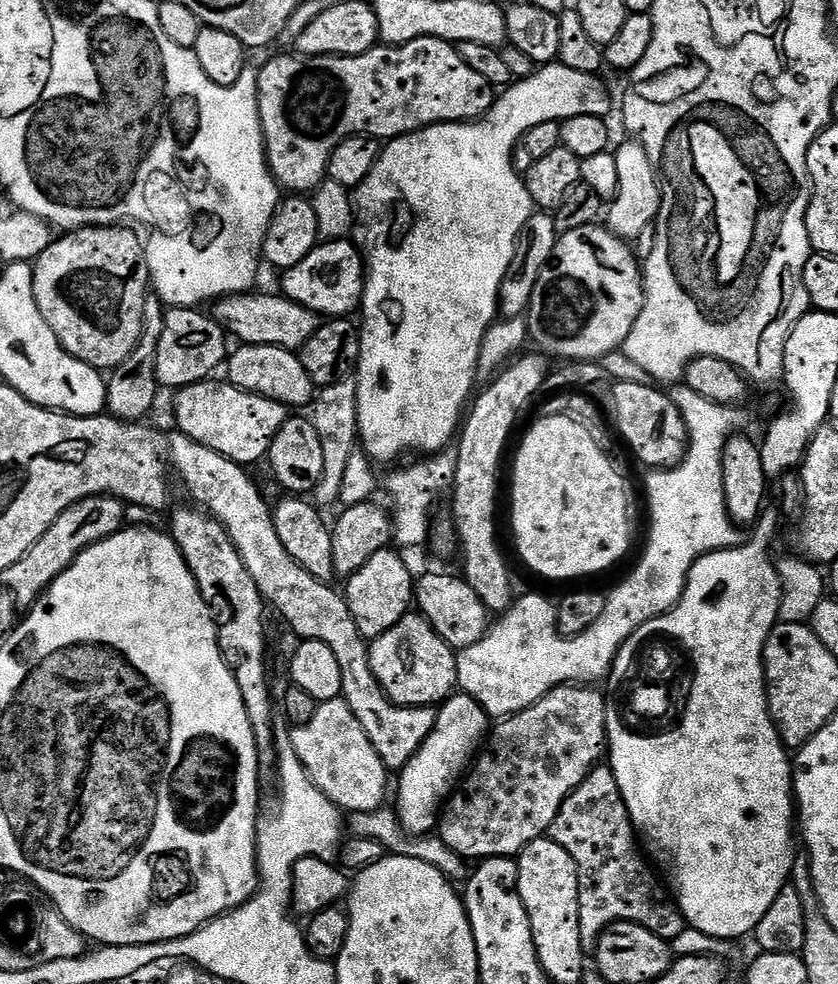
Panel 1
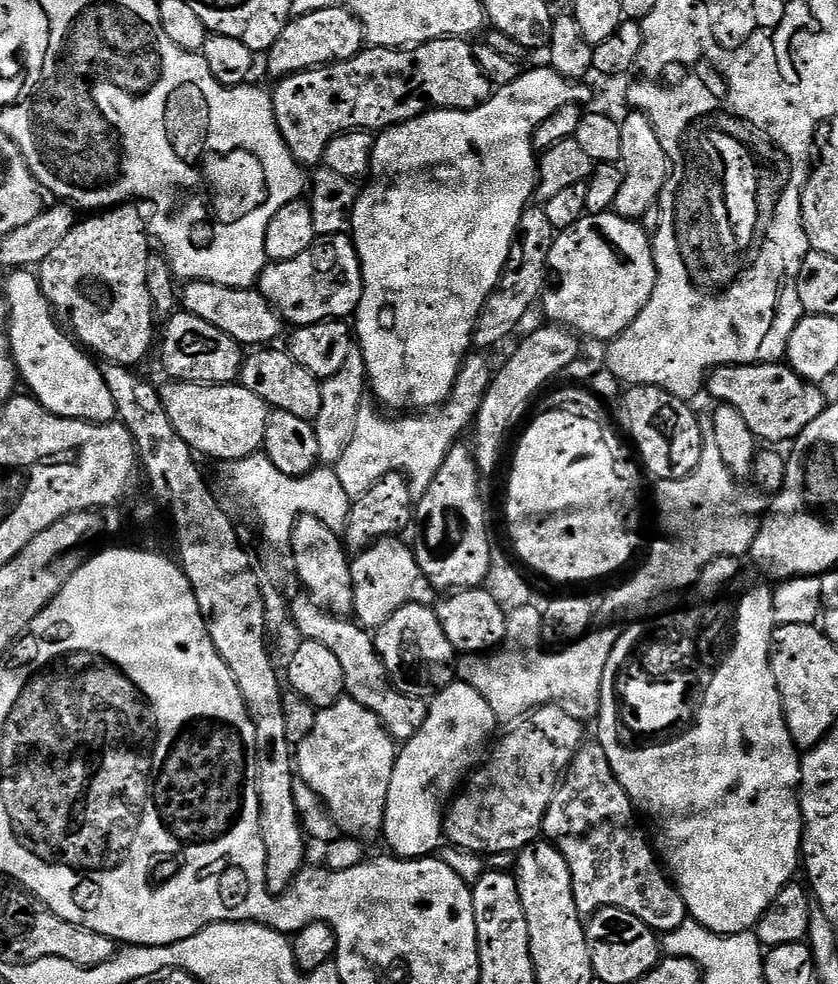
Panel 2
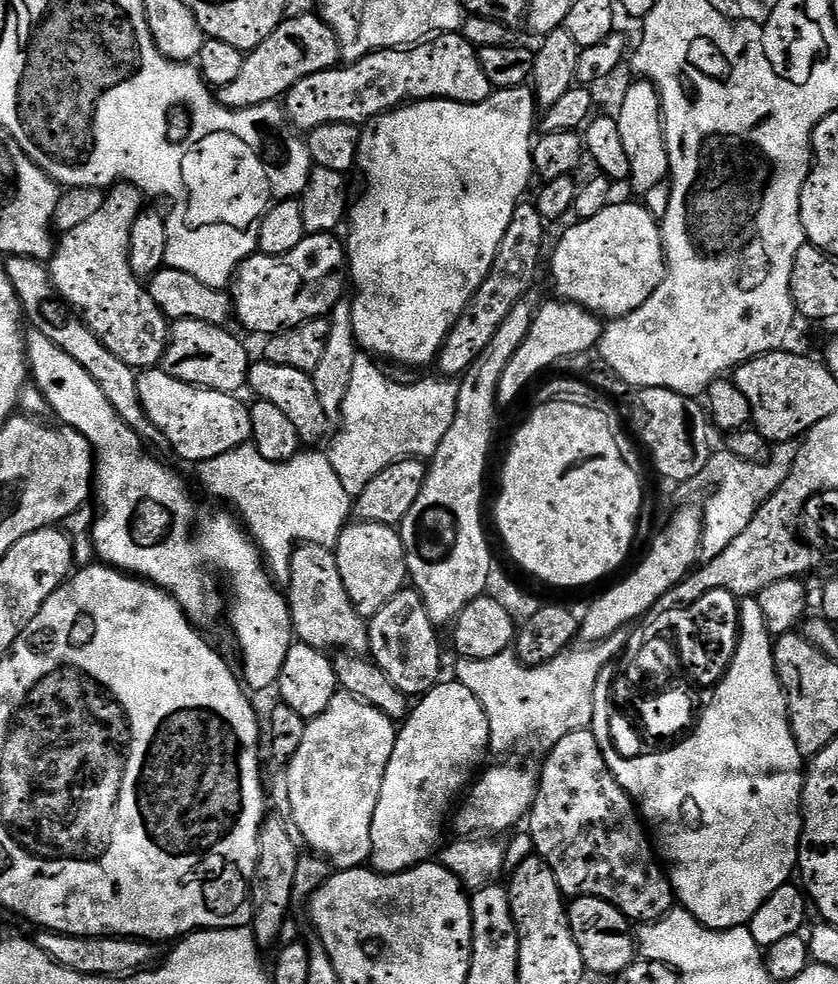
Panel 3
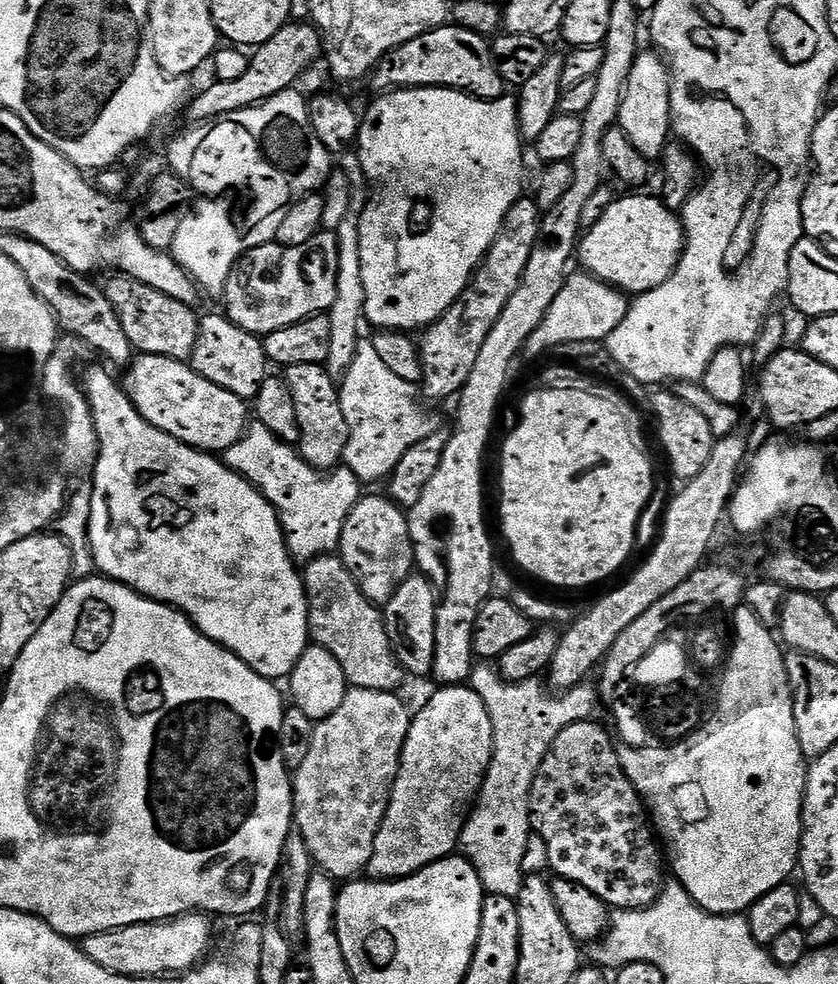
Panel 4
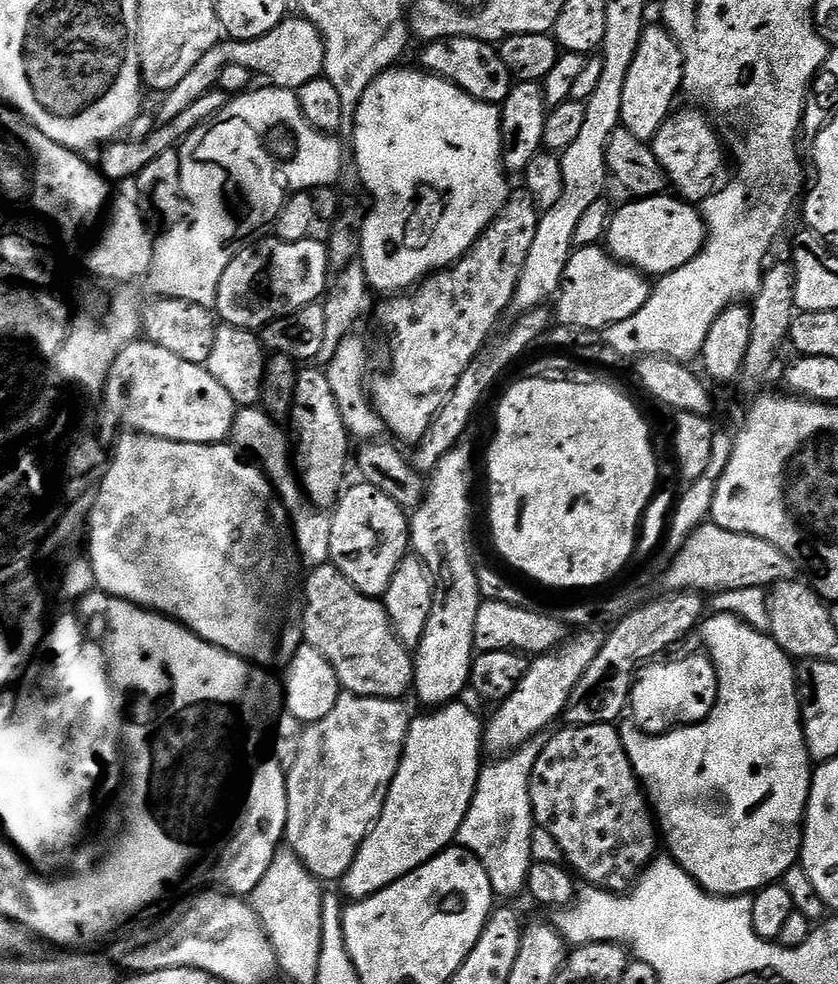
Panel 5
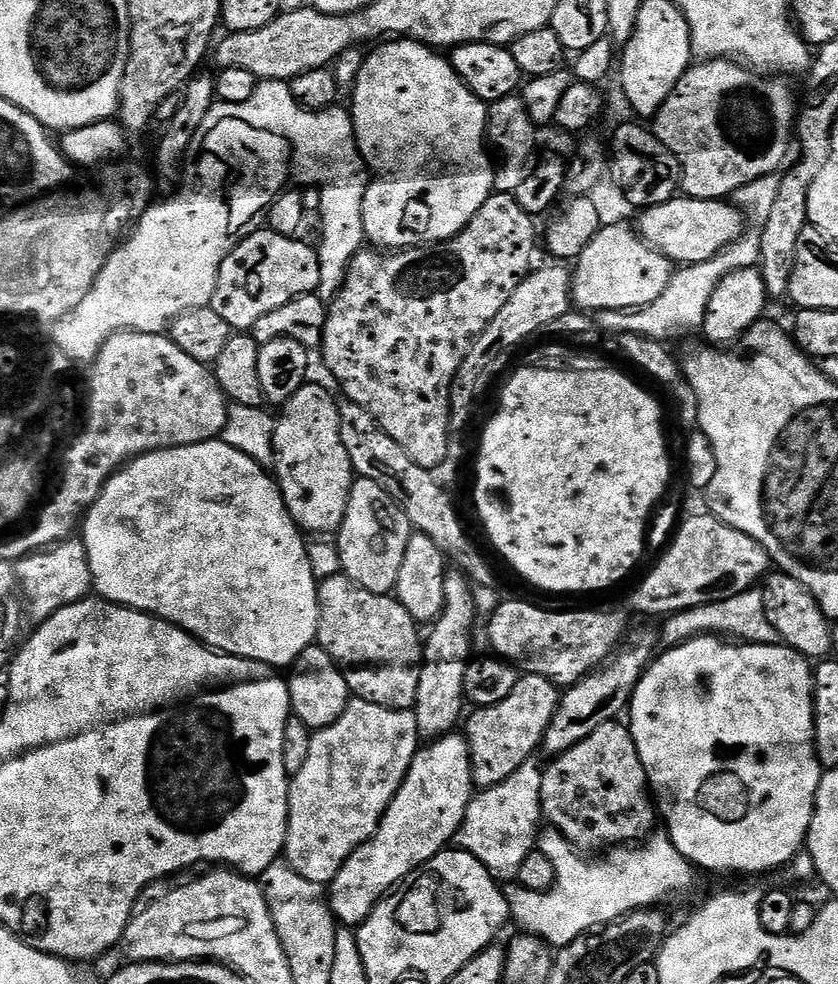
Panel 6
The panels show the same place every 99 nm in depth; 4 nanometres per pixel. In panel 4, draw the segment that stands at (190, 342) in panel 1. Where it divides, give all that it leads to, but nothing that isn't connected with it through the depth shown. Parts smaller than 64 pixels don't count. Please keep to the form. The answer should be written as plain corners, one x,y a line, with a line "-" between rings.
227,315
204,316
200,321
200,337
196,349
192,351
190,367
202,378
214,382
214,386
222,386
222,390
230,390
242,401
255,401
260,388
270,375
270,361
261,337
242,330
228,319

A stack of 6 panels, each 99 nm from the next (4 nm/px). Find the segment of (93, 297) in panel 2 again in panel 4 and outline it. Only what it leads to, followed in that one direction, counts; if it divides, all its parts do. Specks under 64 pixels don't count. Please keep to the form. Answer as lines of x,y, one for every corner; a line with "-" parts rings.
116,274
113,277
102,289
113,304
133,349
146,356
191,361
192,351
196,349
200,337
201,317
196,316
197,309
190,304
174,302
174,298
166,298
166,294
158,294
158,290
150,290
150,286
132,280
129,276

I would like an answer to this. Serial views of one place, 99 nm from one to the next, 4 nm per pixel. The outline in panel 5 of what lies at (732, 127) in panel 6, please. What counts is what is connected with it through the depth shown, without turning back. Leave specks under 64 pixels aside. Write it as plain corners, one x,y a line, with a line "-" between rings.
692,108
686,109
685,112
673,111
650,142
650,147
662,170
668,175
669,185
673,189
676,187
675,195
690,204
700,206
715,192
724,191
730,179
730,168
728,172
724,144
720,141
719,134
712,129
711,122
707,120
709,117
703,111

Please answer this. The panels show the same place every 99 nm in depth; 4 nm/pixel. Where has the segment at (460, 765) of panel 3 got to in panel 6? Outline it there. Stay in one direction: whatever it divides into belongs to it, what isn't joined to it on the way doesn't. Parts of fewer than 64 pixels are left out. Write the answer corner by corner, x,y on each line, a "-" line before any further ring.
449,734
425,743
410,762
410,770
398,794
394,794
390,806
384,811
384,817
380,820
376,833
362,846
358,846
358,850
354,850
350,858
346,858
342,870
338,870
338,874
332,880
330,891
327,893
327,902
331,905
332,915
336,920
344,926
361,925
376,905
401,881
404,881
416,868
420,868
447,849
460,831
460,824
464,820
473,795
474,785
467,739
460,734

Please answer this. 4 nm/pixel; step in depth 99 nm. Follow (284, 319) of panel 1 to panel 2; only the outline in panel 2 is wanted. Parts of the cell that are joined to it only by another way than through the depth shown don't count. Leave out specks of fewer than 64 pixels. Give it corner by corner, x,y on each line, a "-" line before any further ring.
189,280
183,285
178,300
183,311
210,322
210,326
218,326
218,330
230,334
230,338
234,338
242,346
271,345
268,343
278,339
280,331
286,328
280,313
260,291
252,288
231,288
221,284
211,284
205,280

